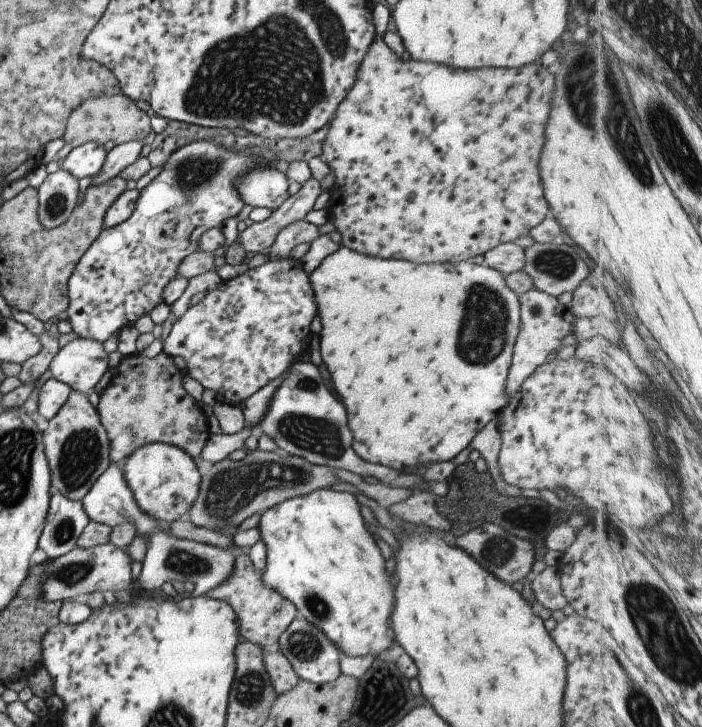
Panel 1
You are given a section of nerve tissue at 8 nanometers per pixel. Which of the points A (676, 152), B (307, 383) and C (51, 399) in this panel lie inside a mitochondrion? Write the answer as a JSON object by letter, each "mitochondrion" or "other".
{"A":"mitochondrion","B":"mitochondrion","C":"other"}

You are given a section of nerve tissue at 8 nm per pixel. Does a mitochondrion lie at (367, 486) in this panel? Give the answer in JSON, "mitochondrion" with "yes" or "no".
{"mitochondrion":"no"}

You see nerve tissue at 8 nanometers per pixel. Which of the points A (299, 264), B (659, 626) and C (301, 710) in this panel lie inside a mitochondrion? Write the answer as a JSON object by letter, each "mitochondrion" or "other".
{"A":"other","B":"mitochondrion","C":"other"}

